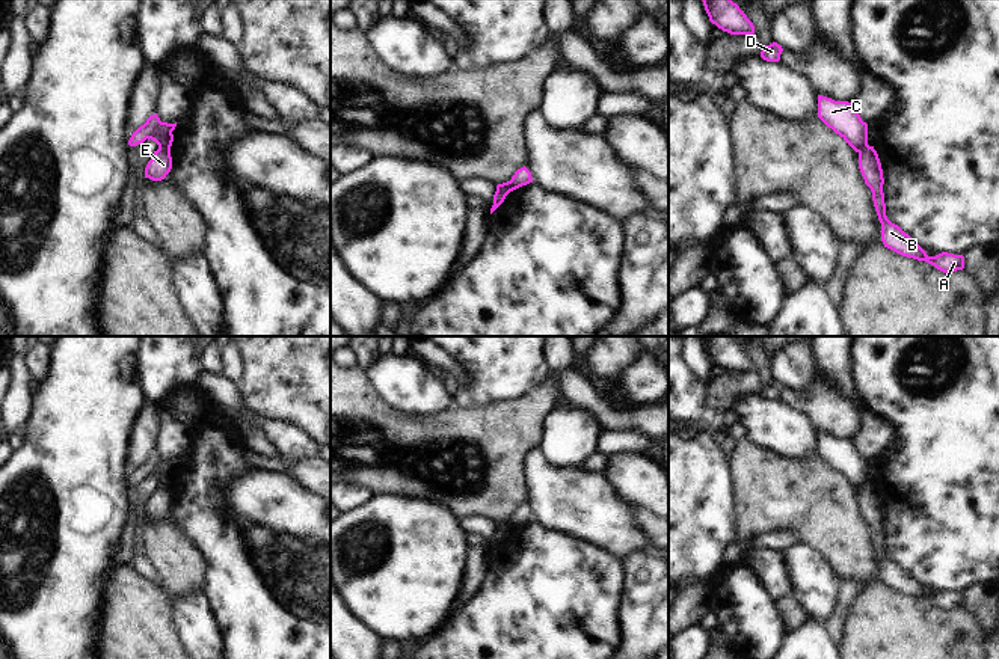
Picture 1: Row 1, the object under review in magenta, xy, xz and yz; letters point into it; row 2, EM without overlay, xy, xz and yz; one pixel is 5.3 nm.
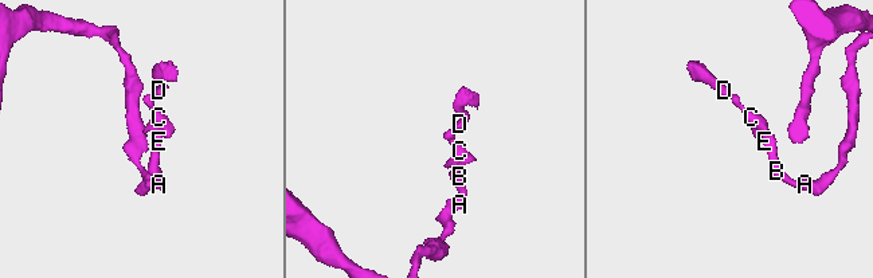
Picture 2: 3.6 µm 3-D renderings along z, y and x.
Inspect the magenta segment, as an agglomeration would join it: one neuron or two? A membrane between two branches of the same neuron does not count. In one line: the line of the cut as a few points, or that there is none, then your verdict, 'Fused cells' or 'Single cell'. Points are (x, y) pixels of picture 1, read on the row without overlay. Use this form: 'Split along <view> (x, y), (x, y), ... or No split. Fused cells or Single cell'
Split along xy (159, 484), (169, 489). Fused cells.

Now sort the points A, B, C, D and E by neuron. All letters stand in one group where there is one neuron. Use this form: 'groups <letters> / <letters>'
groups A B E / C D

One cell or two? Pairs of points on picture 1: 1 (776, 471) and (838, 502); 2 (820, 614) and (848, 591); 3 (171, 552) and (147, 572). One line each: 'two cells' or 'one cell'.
1: one cell
2: two cells
3: two cells

